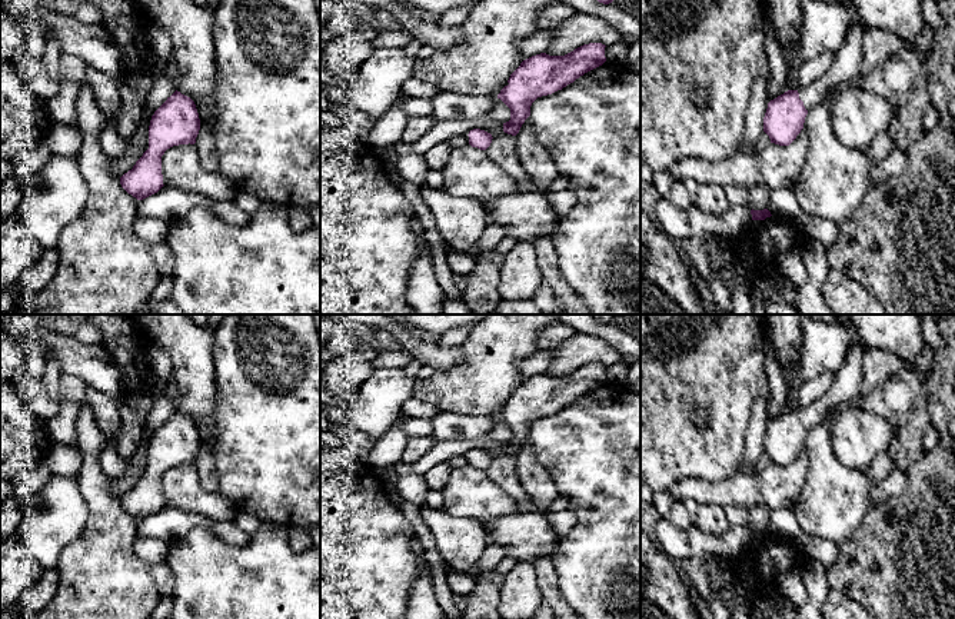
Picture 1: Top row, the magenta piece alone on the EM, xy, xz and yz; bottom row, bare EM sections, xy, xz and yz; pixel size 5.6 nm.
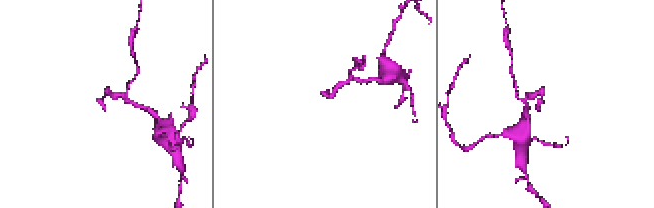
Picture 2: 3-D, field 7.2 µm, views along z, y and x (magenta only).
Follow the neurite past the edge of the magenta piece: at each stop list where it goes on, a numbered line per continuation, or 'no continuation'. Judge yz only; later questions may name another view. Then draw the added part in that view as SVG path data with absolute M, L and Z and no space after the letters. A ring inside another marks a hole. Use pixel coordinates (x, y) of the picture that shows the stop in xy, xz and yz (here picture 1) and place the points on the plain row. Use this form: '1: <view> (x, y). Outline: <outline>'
1: yz (847, 382). Outline: M849 326L849 332L852 342L843 365L833 375L832 387L816 402L798 410L799 419L803 422L806 430L819 426L831 409L839 407L845 402L855 399L861 392L866 347L852 326Z

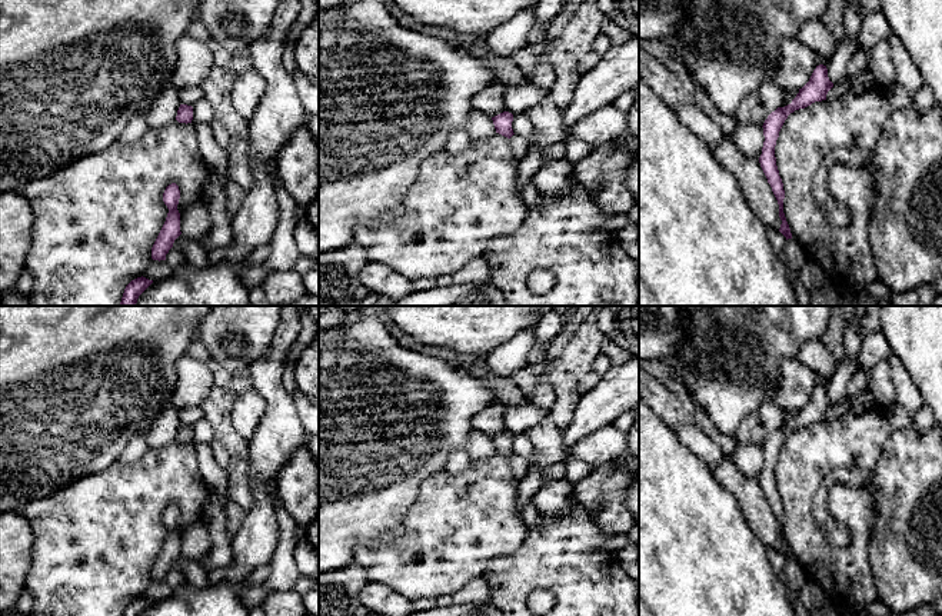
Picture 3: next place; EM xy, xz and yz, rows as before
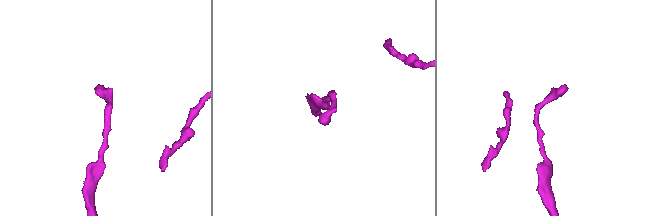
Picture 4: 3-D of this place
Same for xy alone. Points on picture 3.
no continuation

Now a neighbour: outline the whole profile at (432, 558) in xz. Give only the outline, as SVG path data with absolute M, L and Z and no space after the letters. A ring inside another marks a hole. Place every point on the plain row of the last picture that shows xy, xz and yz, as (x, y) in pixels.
M499 453L476 463L470 462L457 475L443 470L420 485L419 495L406 515L403 535L380 547L356 547L353 562L366 572L370 582L385 585L409 600L453 596L482 576L489 560L516 552L526 539L527 527L516 507L519 482L510 459Z

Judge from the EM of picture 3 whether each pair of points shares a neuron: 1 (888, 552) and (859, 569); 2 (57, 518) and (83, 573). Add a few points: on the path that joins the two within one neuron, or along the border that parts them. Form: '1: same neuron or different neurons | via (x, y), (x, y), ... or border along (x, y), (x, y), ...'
1: different neurons | border along (868, 535), (869, 570), (878, 596)
2: same neuron | via (57, 532), (57, 548), (69, 559)

